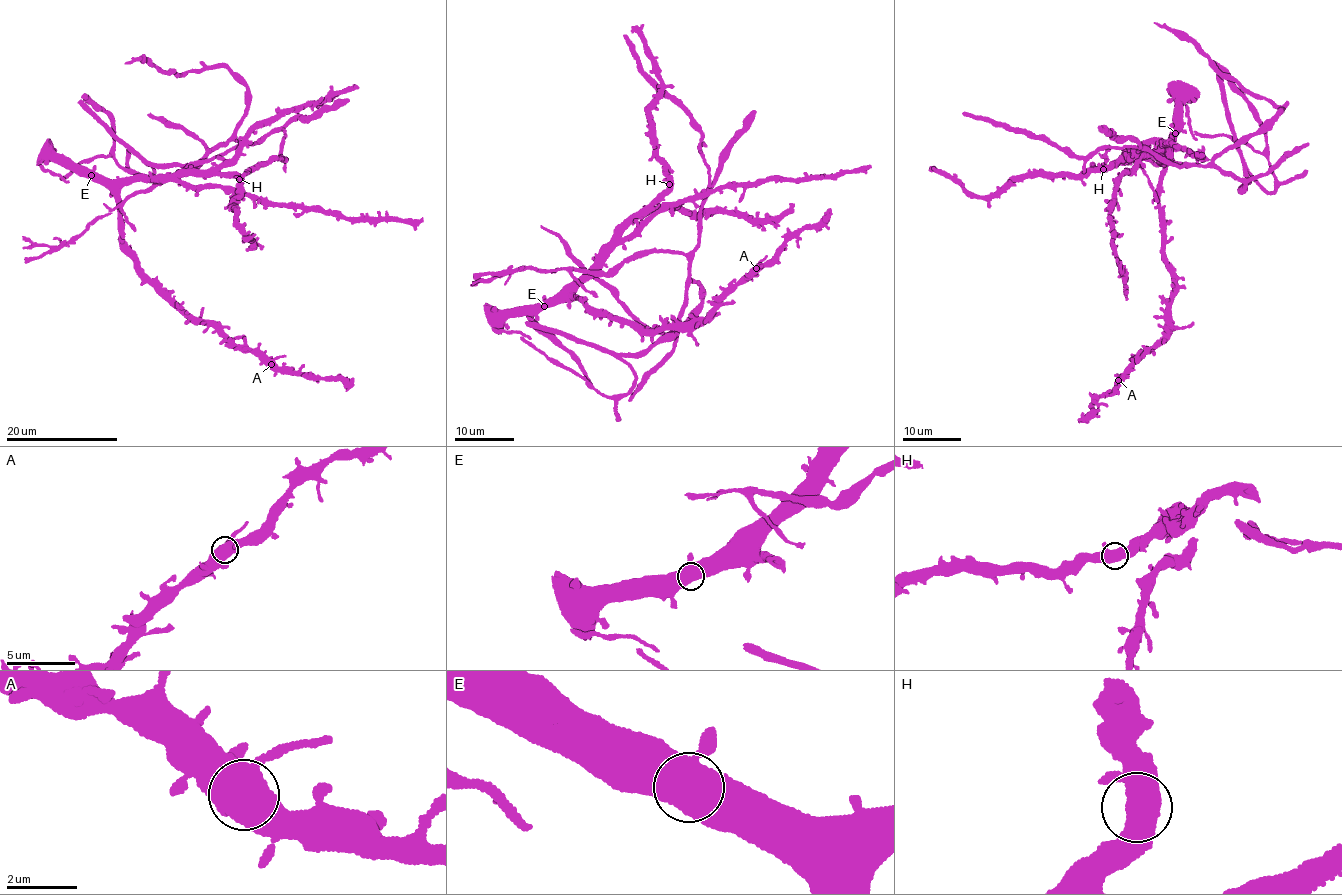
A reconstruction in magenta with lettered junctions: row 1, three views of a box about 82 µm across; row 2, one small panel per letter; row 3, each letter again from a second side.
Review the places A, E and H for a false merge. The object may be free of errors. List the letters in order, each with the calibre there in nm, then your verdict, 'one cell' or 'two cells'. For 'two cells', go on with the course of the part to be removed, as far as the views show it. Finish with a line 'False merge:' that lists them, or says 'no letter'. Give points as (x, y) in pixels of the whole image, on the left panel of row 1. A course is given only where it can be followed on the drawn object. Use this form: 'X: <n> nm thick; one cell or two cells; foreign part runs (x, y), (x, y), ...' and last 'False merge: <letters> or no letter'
A: 650 nm thick; one cell
E: 600 nm thick; one cell
H: 600 nm thick; one cell
False merge: no letter

